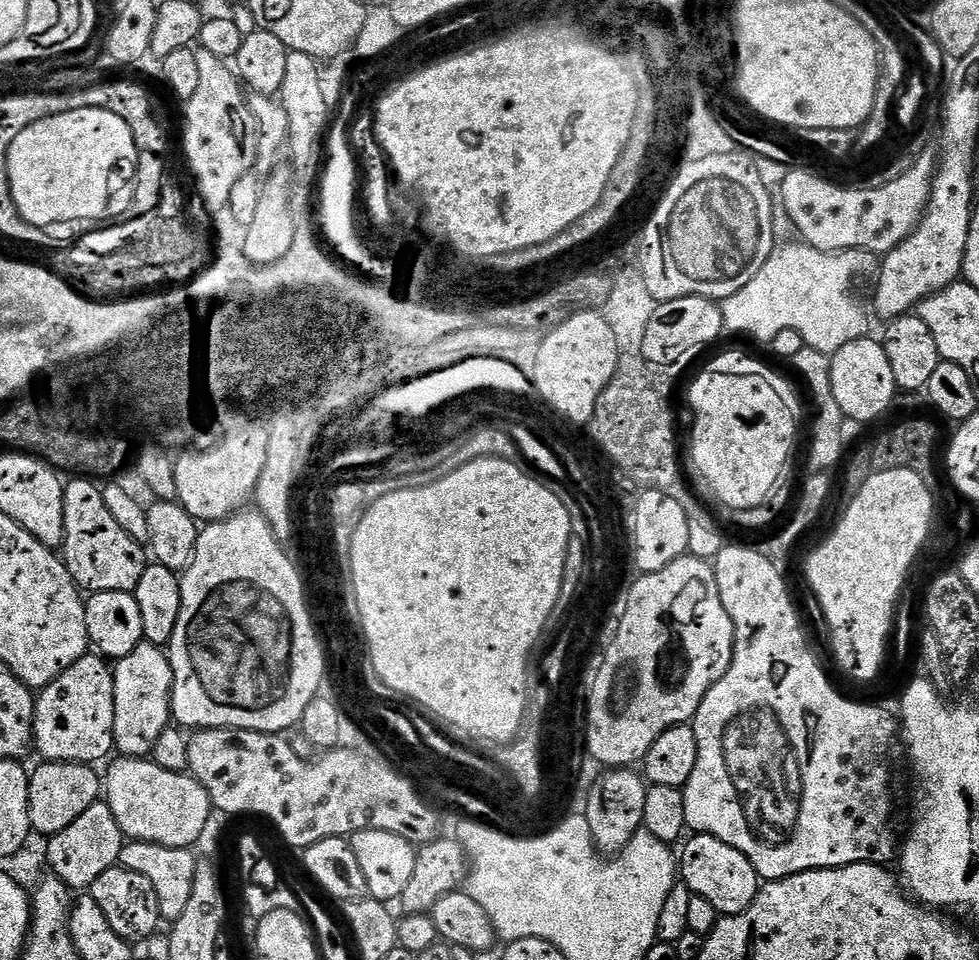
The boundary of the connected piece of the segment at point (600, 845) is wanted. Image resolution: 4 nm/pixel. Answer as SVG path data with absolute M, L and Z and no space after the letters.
M631 767L609 768L604 770L597 781L586 793L582 814L590 826L592 843L597 852L611 858L630 842L636 832L641 831L646 810L646 794L648 788L641 775Z

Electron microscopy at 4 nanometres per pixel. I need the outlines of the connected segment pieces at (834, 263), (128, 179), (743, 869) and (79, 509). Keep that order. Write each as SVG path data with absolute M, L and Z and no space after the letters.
M803 242L795 243L784 246L780 244L773 248L770 258L766 260L766 264L758 274L742 290L721 303L725 331L730 334L744 333L764 344L770 344L780 332L792 329L802 336L805 347L829 356L852 341L865 339L869 335L868 318L861 312L854 298L854 282L858 276L877 271L877 255L864 249L852 249L840 253L822 252Z
M83 108L82 110L70 110L66 114L51 116L45 120L39 120L30 125L14 142L8 151L8 181L14 202L26 218L26 222L36 220L36 224L48 224L48 220L72 220L72 216L112 216L112 212L120 212L124 204L128 204L128 192L132 192L132 168L138 168L142 162L141 149L134 142L134 134L130 134L130 126L118 118L118 114L110 114L110 110L101 108Z
M696 834L691 838L693 840L678 852L679 879L692 895L706 898L721 917L745 912L762 887L760 876L754 866L750 866L750 858L746 858L742 850L734 850L734 846L726 846L726 842L713 836Z
M72 478L64 485L64 543L62 559L77 588L85 593L118 590L135 593L146 567L145 545L139 544L106 510L99 483L88 478Z

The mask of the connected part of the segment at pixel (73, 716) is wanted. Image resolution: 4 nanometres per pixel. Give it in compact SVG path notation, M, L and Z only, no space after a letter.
M89 654L78 658L74 666L70 666L54 682L39 689L36 696L36 713L34 714L34 748L41 752L45 761L60 760L64 764L95 765L114 745L114 678L109 661L99 654Z

